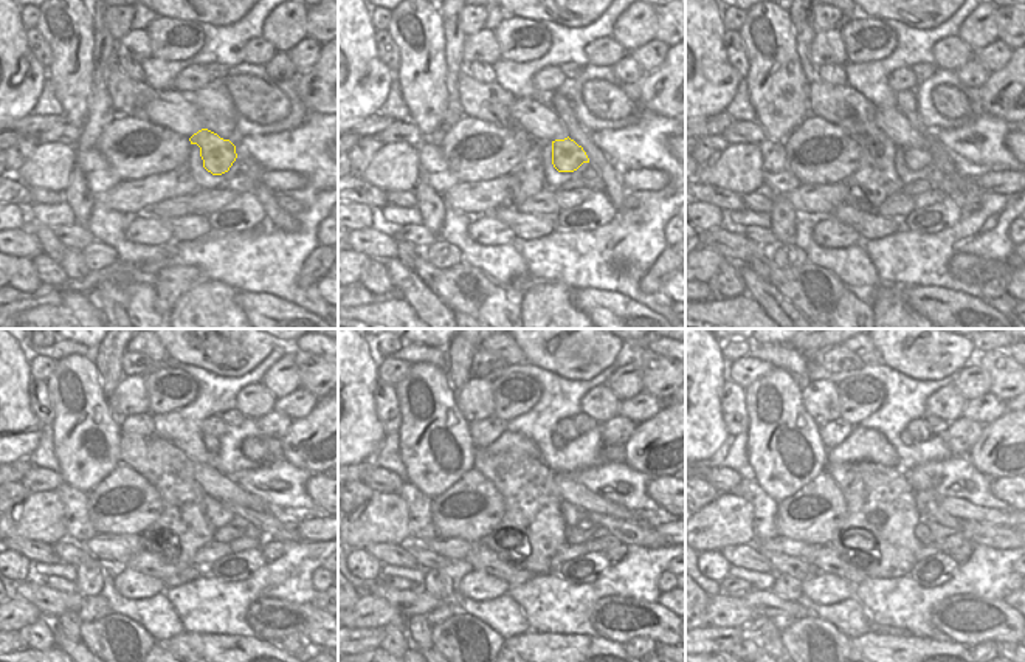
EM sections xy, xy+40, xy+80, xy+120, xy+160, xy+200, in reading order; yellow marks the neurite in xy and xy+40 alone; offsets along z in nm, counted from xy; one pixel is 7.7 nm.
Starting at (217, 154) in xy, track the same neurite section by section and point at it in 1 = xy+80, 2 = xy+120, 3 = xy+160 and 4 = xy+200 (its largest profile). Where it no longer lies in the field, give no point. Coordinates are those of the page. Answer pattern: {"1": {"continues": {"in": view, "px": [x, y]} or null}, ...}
{"1": {"continues": {"in": "xy+80", "px": [914, 158]}}, "2": {"continues": {"in": "xy+120", "px": [272, 529]}}, "3": {"continues": {"in": "xy+160", "px": [627, 532]}}, "4": {"continues": {"in": "xy+200", "px": [997, 537]}}}

